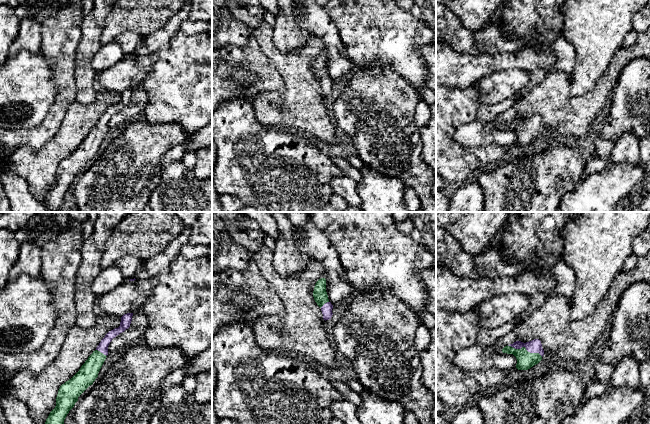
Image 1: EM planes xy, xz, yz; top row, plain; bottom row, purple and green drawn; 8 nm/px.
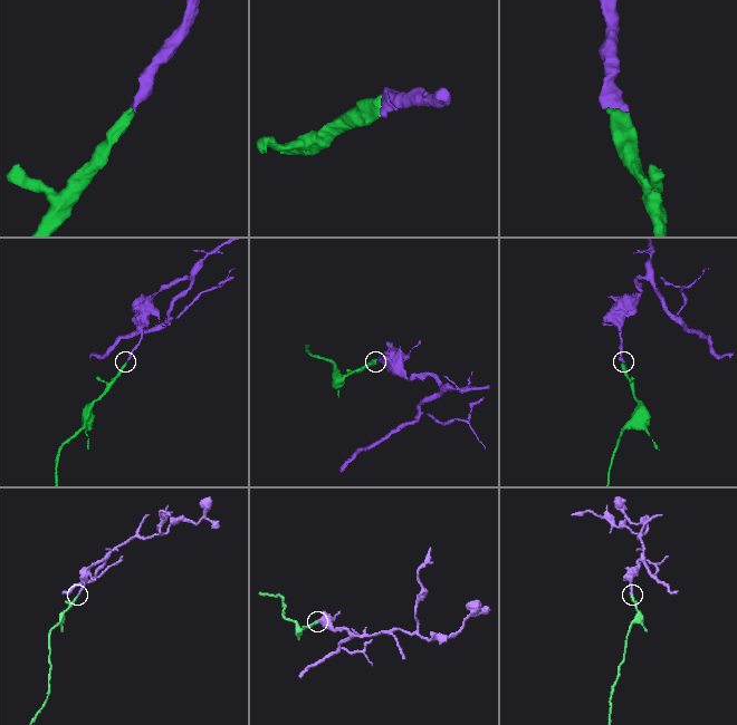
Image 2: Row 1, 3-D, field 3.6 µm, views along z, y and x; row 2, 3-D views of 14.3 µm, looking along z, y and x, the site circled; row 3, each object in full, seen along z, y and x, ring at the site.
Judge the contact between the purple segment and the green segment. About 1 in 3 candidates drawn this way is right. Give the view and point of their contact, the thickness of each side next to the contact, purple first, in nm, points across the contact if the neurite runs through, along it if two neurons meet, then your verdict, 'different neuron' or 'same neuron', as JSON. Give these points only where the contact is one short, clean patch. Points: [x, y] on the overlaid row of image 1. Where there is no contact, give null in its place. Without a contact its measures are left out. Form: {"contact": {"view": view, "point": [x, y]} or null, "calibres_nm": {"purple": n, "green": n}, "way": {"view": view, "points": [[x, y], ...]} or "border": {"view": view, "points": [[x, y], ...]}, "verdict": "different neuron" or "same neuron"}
{"contact": {"view": "yz", "point": [525, 347]}, "calibres_nm": {"purple": 110, "green": 140}, "way": {"view": "yz", "points": [[534, 346], [525, 347], [525, 360]]}, "verdict": "same neuron"}

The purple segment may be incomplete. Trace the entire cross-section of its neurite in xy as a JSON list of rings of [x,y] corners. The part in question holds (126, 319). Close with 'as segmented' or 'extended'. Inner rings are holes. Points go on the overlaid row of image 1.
[[[133,313],[121,317],[120,326],[109,331],[101,340],[96,350],[88,357],[79,371],[62,384],[56,397],[56,406],[50,412],[45,424],[64,424],[69,411],[78,401],[78,397],[93,384],[108,355],[108,346],[113,338],[130,327]]]; extended

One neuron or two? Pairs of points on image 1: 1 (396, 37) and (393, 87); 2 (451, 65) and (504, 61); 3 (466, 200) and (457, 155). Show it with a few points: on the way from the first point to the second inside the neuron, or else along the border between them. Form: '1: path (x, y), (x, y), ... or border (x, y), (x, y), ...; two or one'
1: border (371, 67), (386, 65), (398, 73), (412, 87); two
2: path (464, 64), (491, 64); one
3: border (463, 183), (459, 185); two

